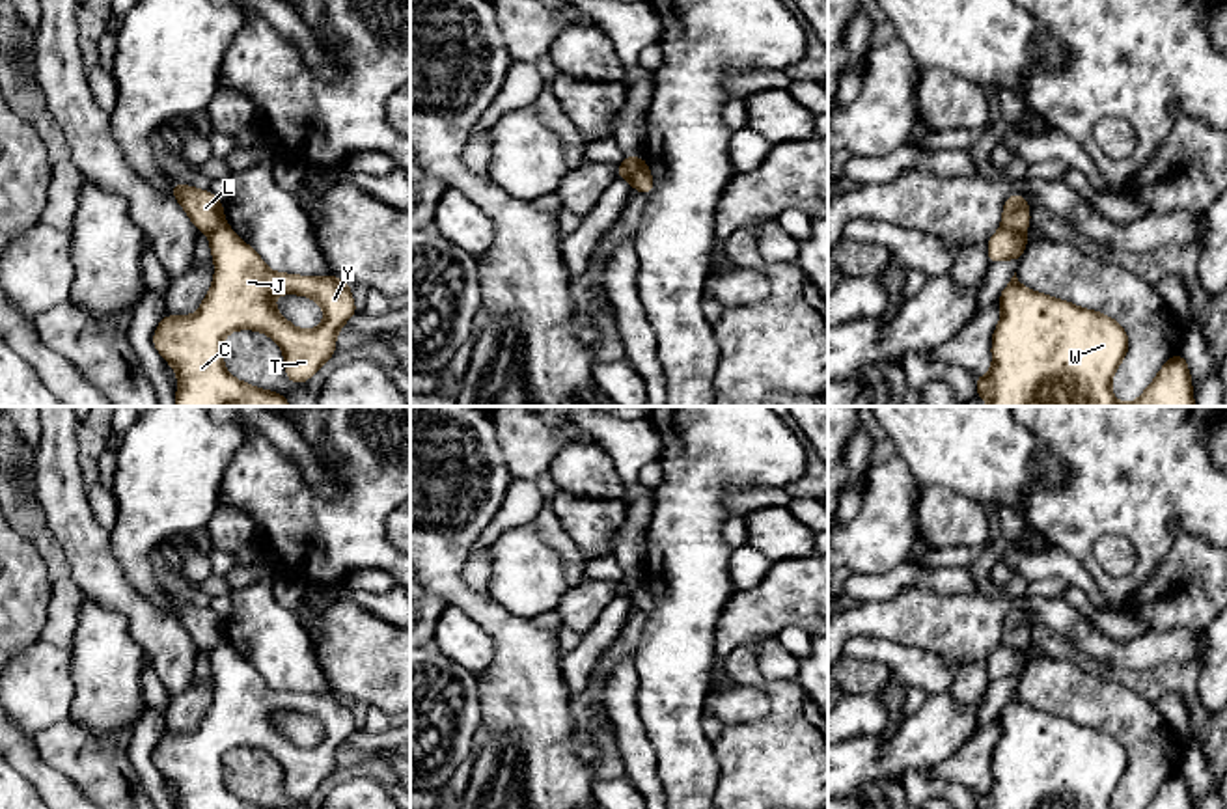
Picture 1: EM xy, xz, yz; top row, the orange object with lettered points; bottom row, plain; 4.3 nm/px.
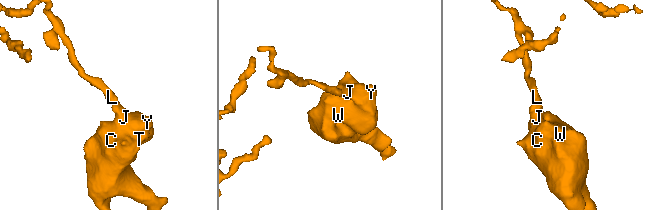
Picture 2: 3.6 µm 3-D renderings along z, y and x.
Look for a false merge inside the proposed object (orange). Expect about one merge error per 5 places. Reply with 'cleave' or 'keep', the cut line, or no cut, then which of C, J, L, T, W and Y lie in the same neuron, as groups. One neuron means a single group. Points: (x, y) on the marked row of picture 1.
cleave | yz (1002, 226), (1022, 233) | C J T W Y / L

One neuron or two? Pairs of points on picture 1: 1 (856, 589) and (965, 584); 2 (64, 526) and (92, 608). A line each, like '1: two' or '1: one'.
1: one
2: two

